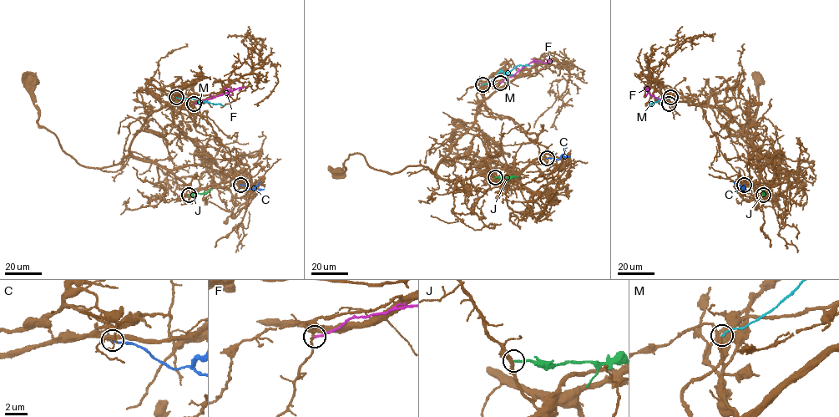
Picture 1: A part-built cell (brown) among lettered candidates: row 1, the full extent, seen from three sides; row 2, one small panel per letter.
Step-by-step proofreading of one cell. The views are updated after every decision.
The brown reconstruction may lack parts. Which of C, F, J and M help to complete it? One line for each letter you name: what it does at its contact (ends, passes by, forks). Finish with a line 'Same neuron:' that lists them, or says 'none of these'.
M: it ends there
Same neuron: M

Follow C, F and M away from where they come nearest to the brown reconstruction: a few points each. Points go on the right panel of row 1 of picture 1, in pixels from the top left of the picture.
C: (744, 185), (745, 189), (733, 181)
F: (669, 104), (650, 95), (649, 88), (644, 90)
M: (671, 97), (658, 99), (651, 106)

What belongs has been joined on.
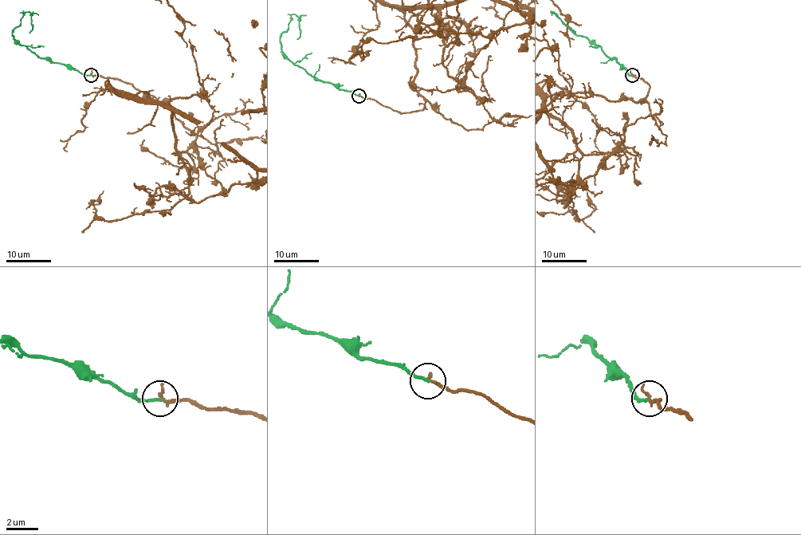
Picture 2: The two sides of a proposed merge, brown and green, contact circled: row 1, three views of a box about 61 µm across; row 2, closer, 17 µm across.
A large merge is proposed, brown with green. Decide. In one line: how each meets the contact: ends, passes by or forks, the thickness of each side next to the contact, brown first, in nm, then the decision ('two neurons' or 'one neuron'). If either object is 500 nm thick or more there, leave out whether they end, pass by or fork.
brown ends there; green ends there; 240 nm thick on the brown side, 190 nm on the other; one neuron

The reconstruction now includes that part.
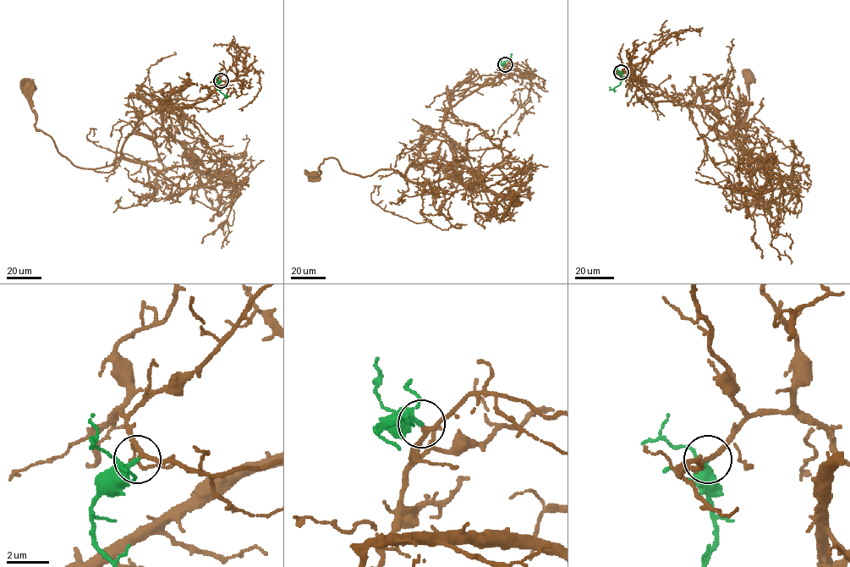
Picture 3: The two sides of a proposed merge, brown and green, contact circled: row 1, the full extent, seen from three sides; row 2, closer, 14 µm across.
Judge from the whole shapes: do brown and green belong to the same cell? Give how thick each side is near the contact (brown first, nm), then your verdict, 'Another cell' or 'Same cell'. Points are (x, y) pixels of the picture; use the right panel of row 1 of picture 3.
Thickness 200 nm (brown) against 220 nm. Same cell

